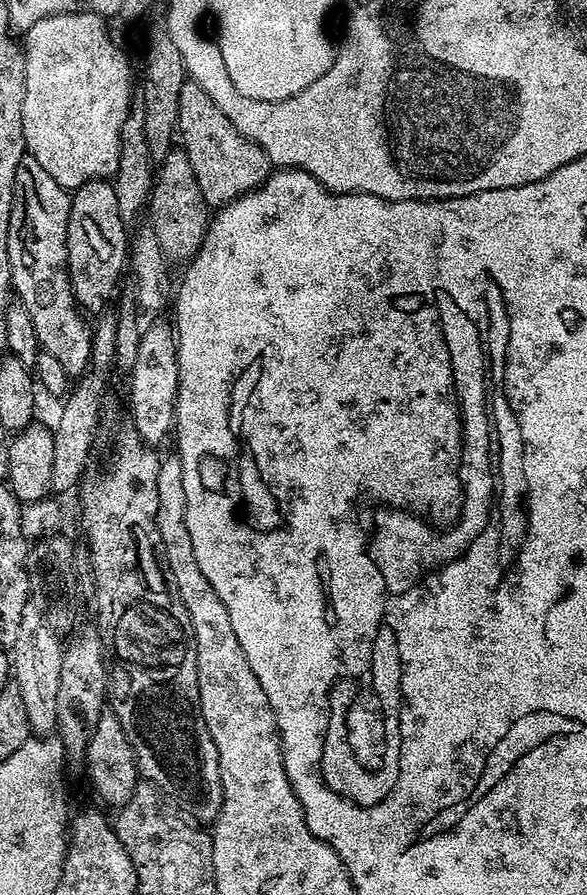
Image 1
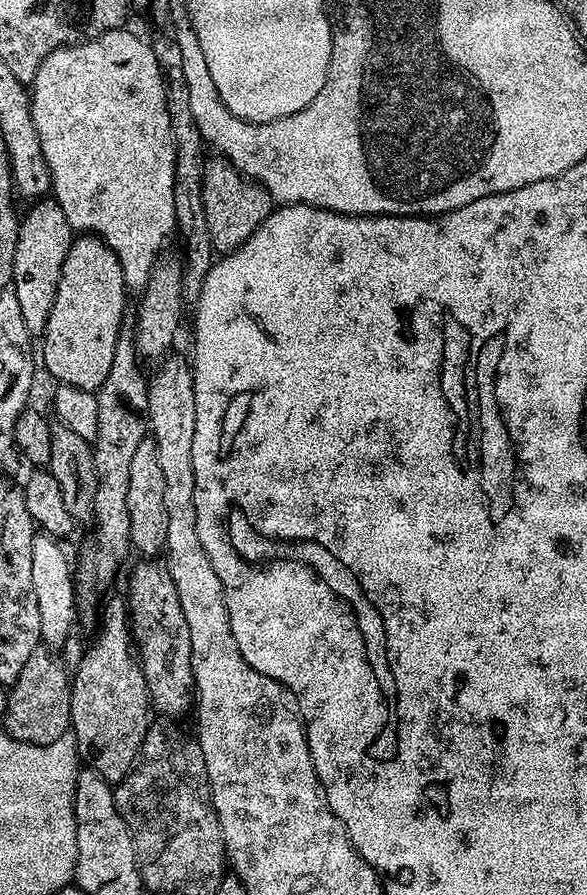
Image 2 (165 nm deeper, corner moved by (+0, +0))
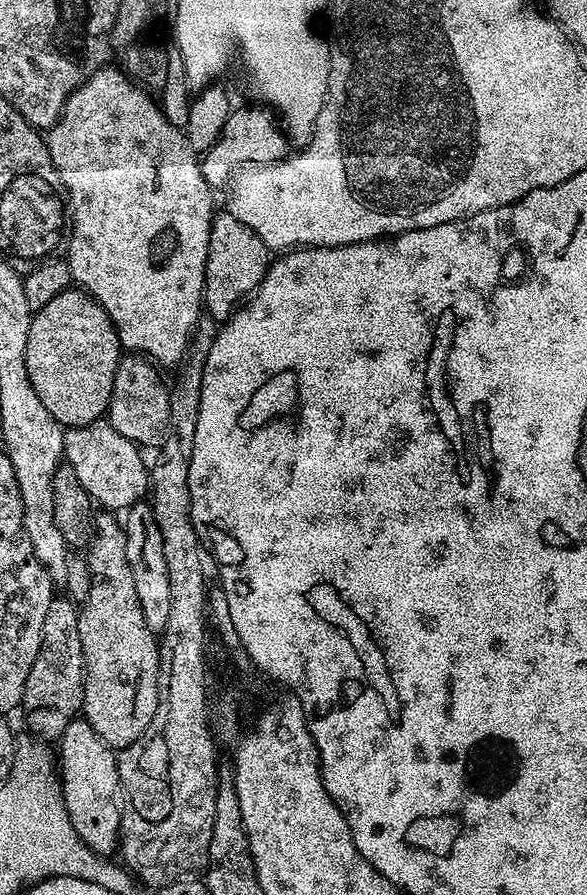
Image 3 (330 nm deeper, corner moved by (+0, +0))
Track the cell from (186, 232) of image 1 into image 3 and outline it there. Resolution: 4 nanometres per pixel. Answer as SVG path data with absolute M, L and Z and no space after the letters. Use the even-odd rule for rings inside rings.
M139 354L121 355L118 370L114 370L114 390L110 394L106 419L122 438L144 450L159 449L170 426L170 388L164 385L159 371L161 369L153 361Z

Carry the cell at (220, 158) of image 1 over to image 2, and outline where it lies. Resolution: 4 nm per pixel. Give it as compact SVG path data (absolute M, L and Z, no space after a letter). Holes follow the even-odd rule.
M212 158L204 165L204 185L202 186L202 206L206 210L206 226L210 230L210 242L217 253L227 254L242 246L258 230L258 226L274 211L274 201L265 188L240 175L233 164L223 158Z

